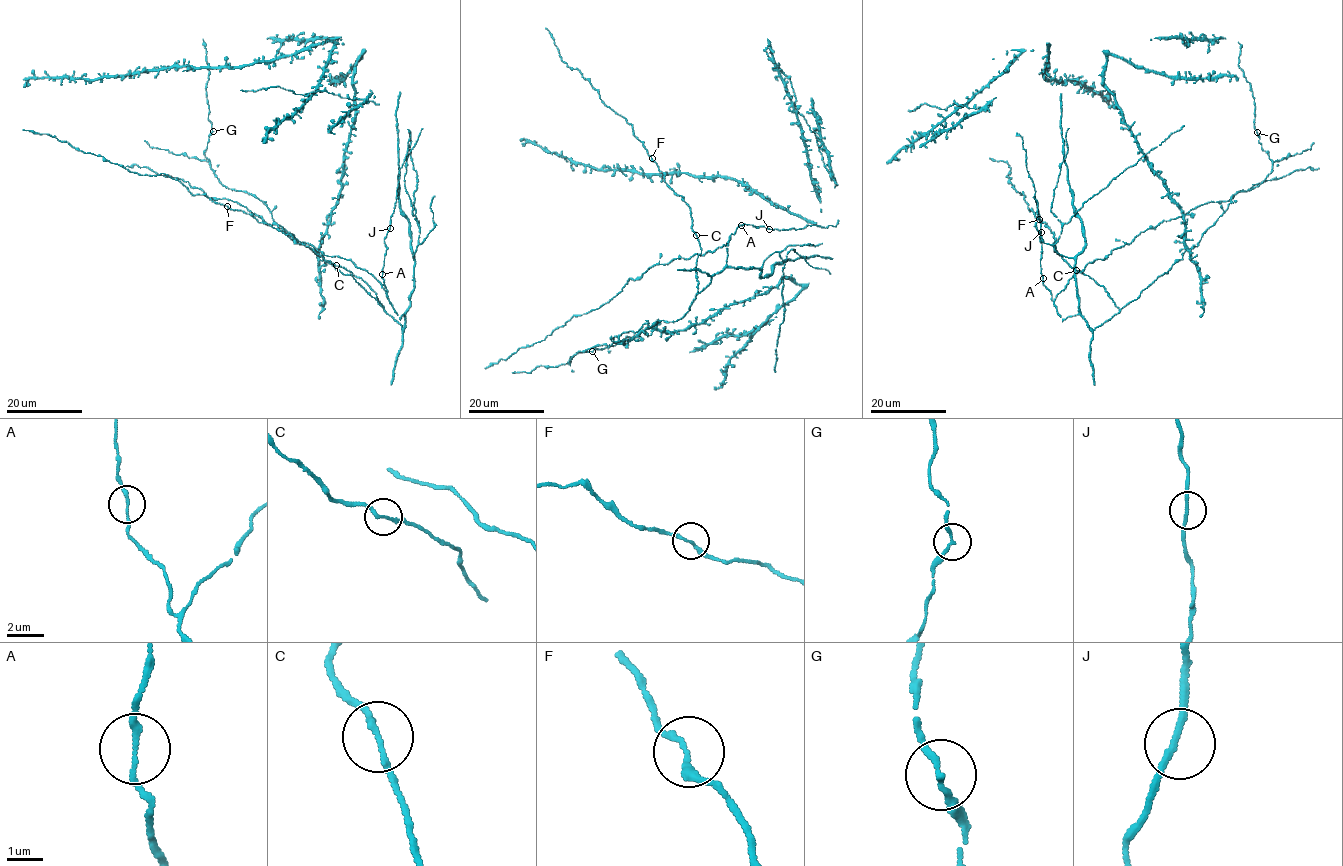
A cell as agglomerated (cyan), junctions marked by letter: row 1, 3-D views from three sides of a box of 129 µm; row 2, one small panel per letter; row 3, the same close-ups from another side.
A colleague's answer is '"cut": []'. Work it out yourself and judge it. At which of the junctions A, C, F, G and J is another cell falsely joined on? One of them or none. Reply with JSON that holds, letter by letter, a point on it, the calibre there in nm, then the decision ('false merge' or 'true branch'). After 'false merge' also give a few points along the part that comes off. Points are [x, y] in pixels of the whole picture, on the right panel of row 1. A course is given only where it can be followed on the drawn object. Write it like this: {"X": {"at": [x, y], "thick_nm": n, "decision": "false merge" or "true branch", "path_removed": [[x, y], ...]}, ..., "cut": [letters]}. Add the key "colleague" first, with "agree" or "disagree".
{"colleague": "agree", "A": {"at": [1043, 278], "thick_nm": 160, "decision": "true branch"}, "C": {"at": [1076, 270], "thick_nm": 160, "decision": "true branch"}, "F": {"at": [1039, 219], "thick_nm": 160, "decision": "true branch"}, "G": {"at": [1257, 132], "thick_nm": 170, "decision": "true branch"}, "J": {"at": [1041, 232], "thick_nm": 170, "decision": "true branch"}, "cut": []}

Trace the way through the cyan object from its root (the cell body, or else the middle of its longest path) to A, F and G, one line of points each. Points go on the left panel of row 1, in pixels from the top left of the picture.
A: (389, 228), (384, 240), (386, 254), (382, 274)
F: (389, 228), (382, 277), (395, 312), (405, 315), (402, 329), (352, 272), (227, 205)
G: (389, 228), (382, 277), (402, 329), (361, 278), (223, 185), (205, 156), (212, 131)

